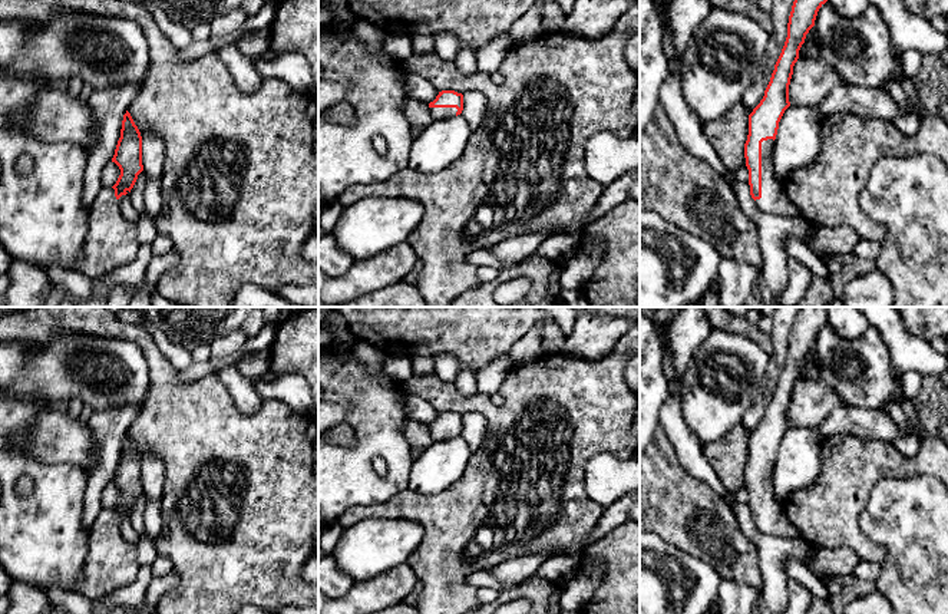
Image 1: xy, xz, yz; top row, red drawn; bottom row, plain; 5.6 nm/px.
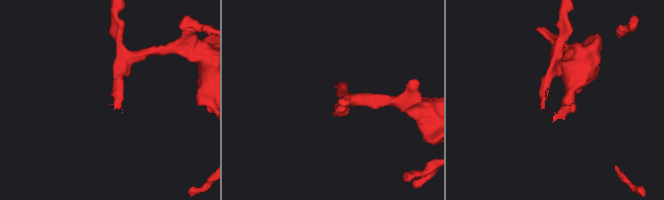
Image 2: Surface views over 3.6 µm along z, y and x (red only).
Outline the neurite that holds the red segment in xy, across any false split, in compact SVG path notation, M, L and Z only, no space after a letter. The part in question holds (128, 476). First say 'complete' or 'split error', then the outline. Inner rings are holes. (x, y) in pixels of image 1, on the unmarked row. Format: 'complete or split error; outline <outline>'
split error; outline M131 435L122 442L120 459L112 479L120 496L113 508L102 508L89 531L89 554L75 592L99 601L138 578L138 547L120 534L119 519L133 509L142 486L142 458Z

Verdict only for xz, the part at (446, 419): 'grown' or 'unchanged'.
grown

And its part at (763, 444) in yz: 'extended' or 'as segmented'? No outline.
extended

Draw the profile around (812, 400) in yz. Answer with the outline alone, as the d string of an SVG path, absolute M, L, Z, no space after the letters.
M797 380L789 406L790 428L819 428L840 403L836 390L822 380Z

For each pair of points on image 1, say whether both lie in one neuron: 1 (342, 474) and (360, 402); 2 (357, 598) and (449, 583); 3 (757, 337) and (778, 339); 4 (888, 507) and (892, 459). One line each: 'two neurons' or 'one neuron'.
1: one neuron
2: two neurons
3: two neurons
4: two neurons

